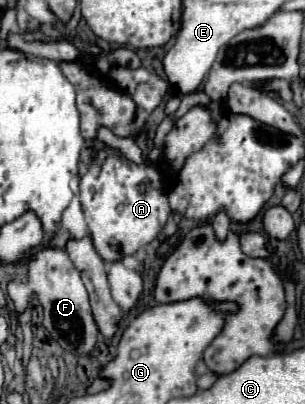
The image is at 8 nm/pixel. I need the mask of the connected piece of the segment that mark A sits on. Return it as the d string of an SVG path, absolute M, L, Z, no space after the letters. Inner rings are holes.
M108 156L102 162L100 174L96 174L92 182L88 182L88 176L82 176L78 198L82 202L94 248L108 264L120 262L124 256L150 244L170 216L162 174L154 174L154 170L132 164L126 158Z

